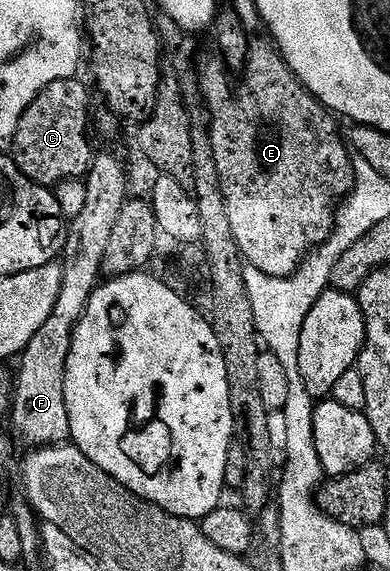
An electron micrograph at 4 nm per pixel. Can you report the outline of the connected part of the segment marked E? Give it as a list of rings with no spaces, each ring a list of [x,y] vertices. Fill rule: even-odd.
[[[253,41],[251,43],[248,60],[242,71],[242,77],[244,79],[241,80],[240,87],[237,90],[232,87],[232,82],[228,79],[230,74],[223,61],[215,61],[205,64],[204,74],[202,70],[198,81],[203,101],[206,103],[206,106],[208,102],[208,110],[212,113],[212,126],[210,125],[210,129],[208,130],[208,138],[212,142],[212,156],[218,170],[218,180],[220,181],[222,196],[226,202],[226,217],[230,220],[230,229],[234,232],[234,240],[238,242],[238,248],[245,263],[258,268],[258,272],[266,272],[266,276],[285,278],[293,274],[303,264],[305,258],[332,234],[332,227],[336,225],[338,203],[347,198],[348,193],[352,190],[353,155],[350,153],[345,139],[341,137],[339,128],[336,127],[337,119],[296,79],[294,72],[284,63],[283,56],[280,55],[280,51],[276,49],[271,41]]]

